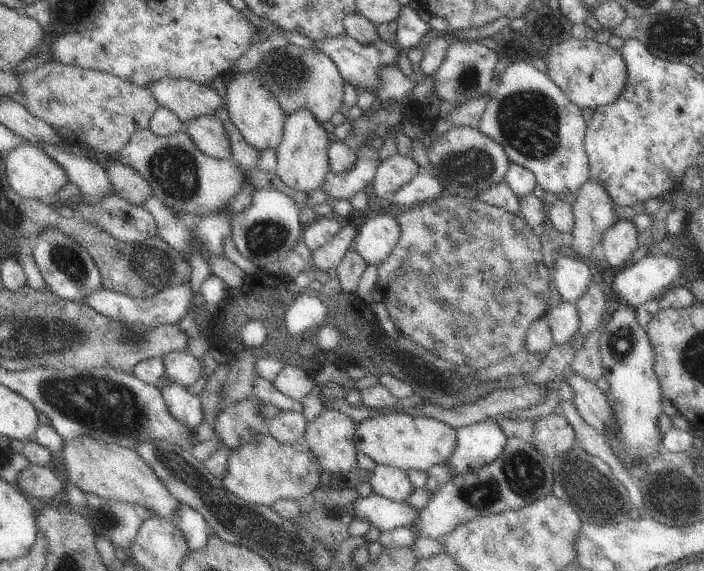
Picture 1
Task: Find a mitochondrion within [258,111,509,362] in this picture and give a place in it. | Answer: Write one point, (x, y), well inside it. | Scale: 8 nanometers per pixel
(473, 164)

